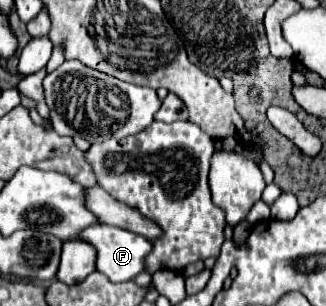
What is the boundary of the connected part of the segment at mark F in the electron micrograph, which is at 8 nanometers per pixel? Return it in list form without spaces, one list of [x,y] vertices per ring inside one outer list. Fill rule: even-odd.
[[[95,223],[95,225],[89,225],[87,229],[83,229],[79,233],[79,239],[95,247],[95,251],[97,251],[95,269],[99,273],[107,275],[109,281],[113,281],[113,283],[131,281],[137,273],[141,273],[145,269],[143,259],[151,251],[151,241],[149,239],[145,239],[145,237],[137,235],[137,233],[117,229],[117,227],[109,227],[109,225],[101,225],[101,223]]]

